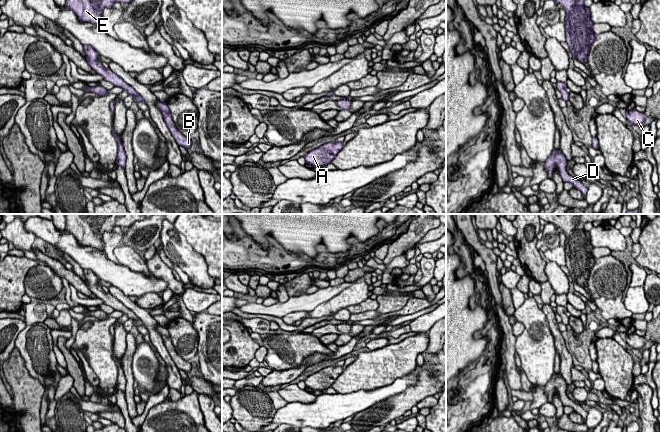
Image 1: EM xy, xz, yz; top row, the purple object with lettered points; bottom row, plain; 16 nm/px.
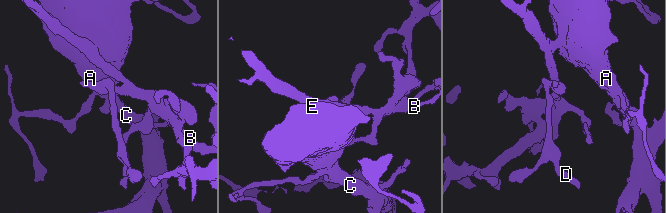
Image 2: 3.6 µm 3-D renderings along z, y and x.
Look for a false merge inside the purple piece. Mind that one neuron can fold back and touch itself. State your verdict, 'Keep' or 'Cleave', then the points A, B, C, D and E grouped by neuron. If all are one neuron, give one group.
Keep. Groups: A B C D E

